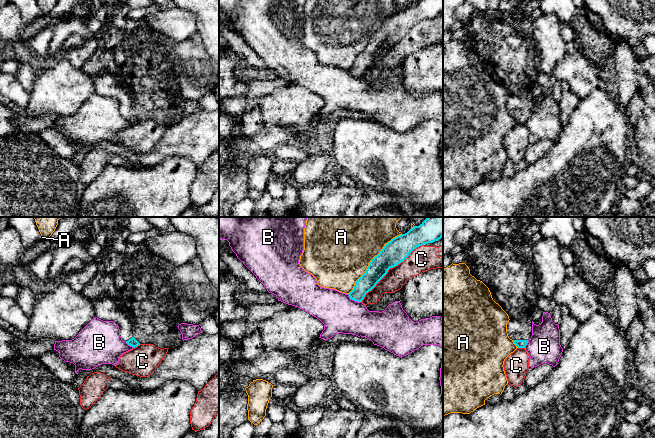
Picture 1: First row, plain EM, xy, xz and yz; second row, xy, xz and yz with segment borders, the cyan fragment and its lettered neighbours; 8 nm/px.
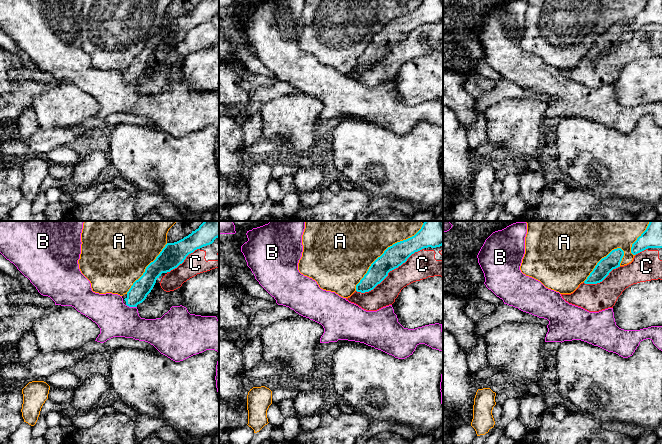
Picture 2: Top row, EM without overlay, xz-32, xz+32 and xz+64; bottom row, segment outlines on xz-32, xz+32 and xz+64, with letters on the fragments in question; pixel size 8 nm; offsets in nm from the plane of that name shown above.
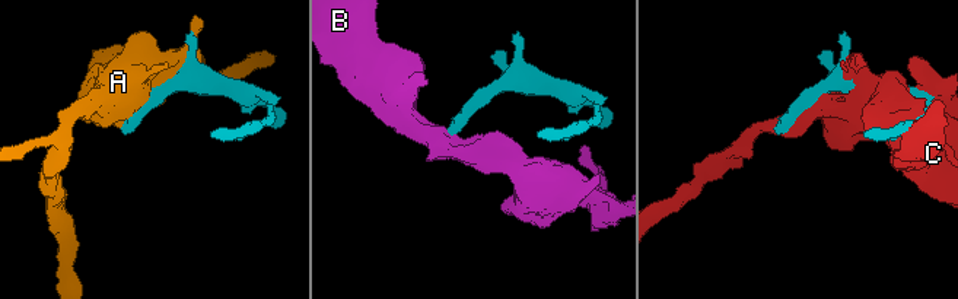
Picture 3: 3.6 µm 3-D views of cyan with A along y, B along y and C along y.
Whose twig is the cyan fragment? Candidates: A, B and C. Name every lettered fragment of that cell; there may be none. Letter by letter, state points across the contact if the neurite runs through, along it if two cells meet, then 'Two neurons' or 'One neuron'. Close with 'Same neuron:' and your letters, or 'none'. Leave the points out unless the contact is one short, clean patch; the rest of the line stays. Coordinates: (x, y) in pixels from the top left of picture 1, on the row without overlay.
A: Two neurons
B: Boundary: xz (347, 70), (352, 75), (361, 78). Two neurons
C: Two neurons
Same neuron: none

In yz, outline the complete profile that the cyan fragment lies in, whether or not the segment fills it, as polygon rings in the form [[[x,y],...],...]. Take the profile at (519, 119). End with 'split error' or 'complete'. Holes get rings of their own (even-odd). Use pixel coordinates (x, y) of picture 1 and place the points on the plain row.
[[[528,94],[509,96],[507,109],[517,124],[525,124],[532,112],[532,97]]] | split error

